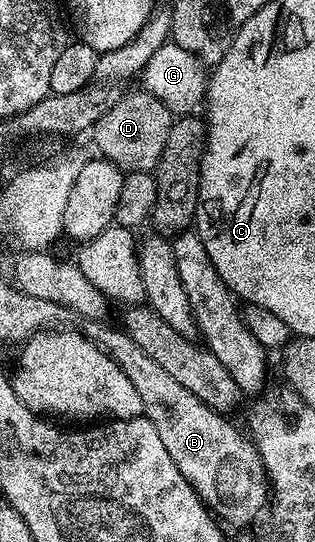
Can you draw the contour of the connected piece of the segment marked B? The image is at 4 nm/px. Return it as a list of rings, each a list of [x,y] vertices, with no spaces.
[[[85,320],[82,332],[110,359],[114,359],[122,371],[126,371],[126,379],[134,383],[134,391],[142,395],[143,416],[158,427],[158,439],[162,439],[162,447],[170,451],[170,459],[174,459],[178,471],[182,471],[200,500],[221,522],[250,524],[263,509],[265,512],[270,501],[268,474],[264,472],[264,464],[255,445],[243,432],[240,434],[225,416],[202,403],[198,395],[190,395],[182,383],[174,383],[173,377],[161,365],[154,363],[154,359],[146,356],[128,333],[118,327],[111,329],[109,325],[103,321]]]

